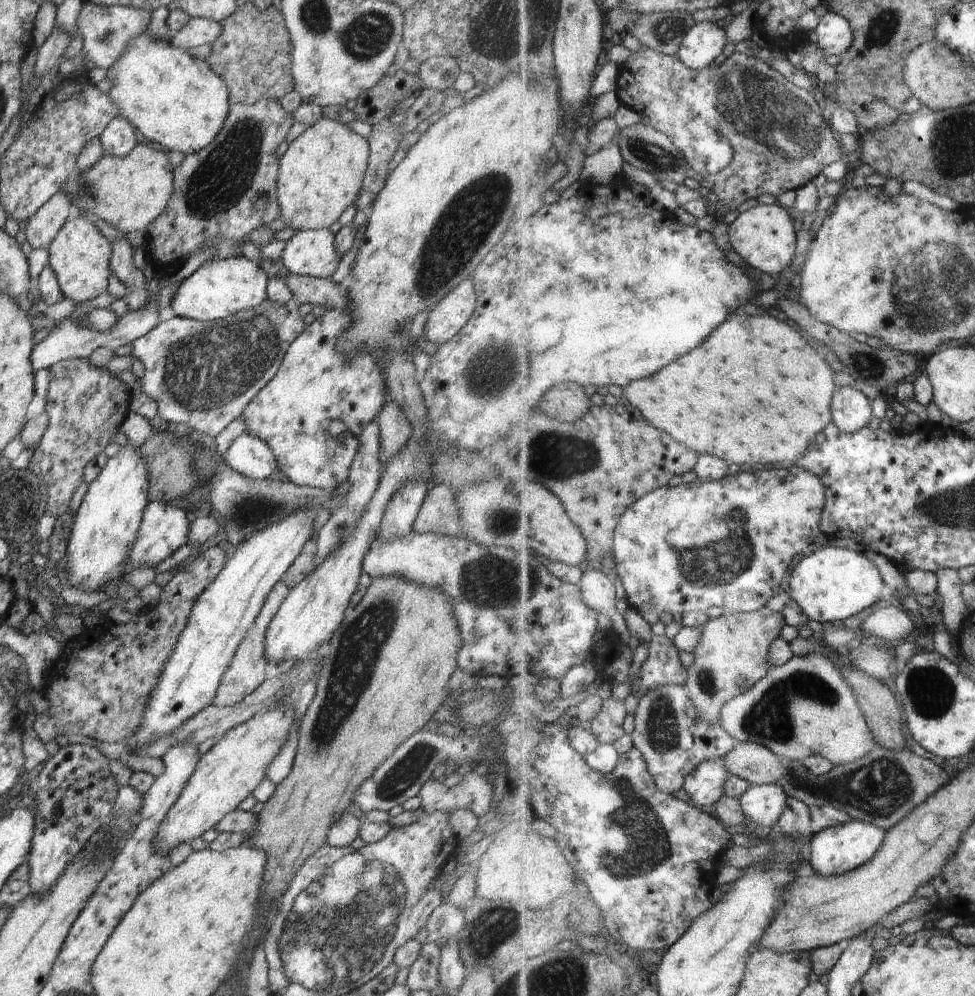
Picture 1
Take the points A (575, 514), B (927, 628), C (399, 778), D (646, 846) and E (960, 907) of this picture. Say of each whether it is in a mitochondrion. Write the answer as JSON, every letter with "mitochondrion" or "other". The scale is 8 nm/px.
{"A":"other","B":"other","C":"mitochondrion","D":"mitochondrion","E":"other"}

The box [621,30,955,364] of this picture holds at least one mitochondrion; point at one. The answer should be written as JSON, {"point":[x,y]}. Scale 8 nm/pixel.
{"point":[792,131]}

